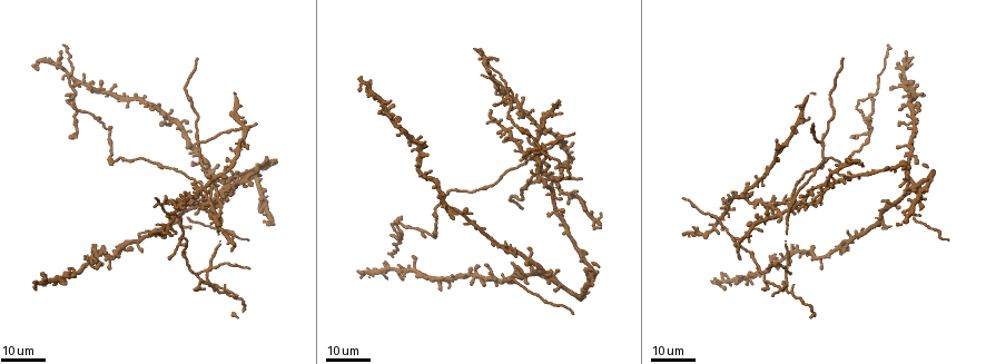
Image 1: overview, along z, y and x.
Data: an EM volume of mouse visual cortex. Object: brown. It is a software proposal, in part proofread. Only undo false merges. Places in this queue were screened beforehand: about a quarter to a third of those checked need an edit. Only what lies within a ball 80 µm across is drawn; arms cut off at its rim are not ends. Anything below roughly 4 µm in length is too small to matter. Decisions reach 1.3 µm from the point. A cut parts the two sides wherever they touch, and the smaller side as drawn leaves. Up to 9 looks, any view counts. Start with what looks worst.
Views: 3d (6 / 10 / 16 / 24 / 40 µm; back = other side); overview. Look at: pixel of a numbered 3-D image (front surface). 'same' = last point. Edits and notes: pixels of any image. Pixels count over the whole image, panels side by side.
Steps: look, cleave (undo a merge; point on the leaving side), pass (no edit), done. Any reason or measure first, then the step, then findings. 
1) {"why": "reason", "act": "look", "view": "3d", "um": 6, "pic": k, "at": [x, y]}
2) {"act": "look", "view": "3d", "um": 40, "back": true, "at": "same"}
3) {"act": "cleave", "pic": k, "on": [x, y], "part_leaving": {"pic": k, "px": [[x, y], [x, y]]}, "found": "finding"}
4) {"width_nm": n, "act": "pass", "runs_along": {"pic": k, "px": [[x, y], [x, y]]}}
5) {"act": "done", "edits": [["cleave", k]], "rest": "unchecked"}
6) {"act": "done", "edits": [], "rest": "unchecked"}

{"why": "a fork", "act": "look", "view": "3d", "um": 24, "pic": 1, "at": [788, 213]}

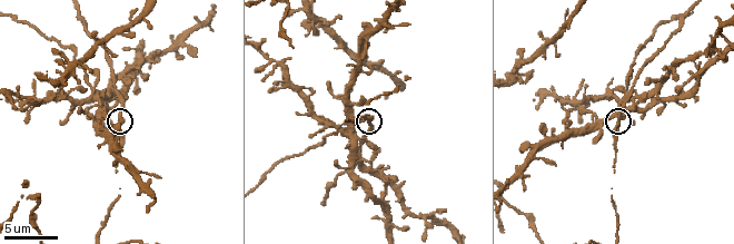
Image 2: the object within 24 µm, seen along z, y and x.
{"why": "closer look", "act": "look", "view": "3d", "um": 6, "pic": 2, "at": [617, 125]}

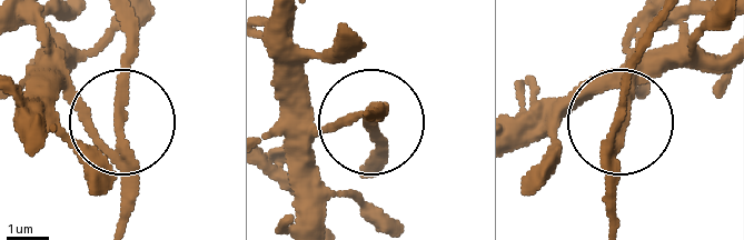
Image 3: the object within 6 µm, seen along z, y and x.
{"act": "look", "view": "3d", "um": 6, "back": true, "pic": 3, "at": [613, 126]}

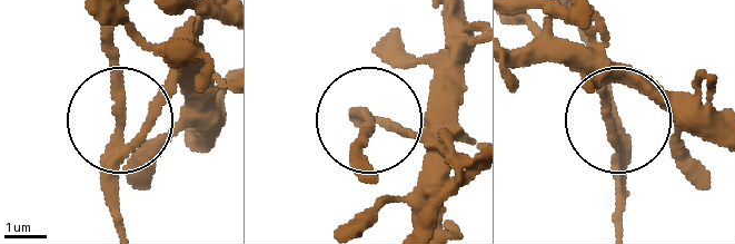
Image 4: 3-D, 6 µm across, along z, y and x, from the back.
{"arms": 3, "act": "cleave", "pic": 4, "on": [122, 97], "found": "two neurons meet here"}

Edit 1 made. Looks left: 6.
{"why": "looks like a crossing", "act": "look", "view": "3d", "um": 24, "pic": 1, "at": [541, 150]}

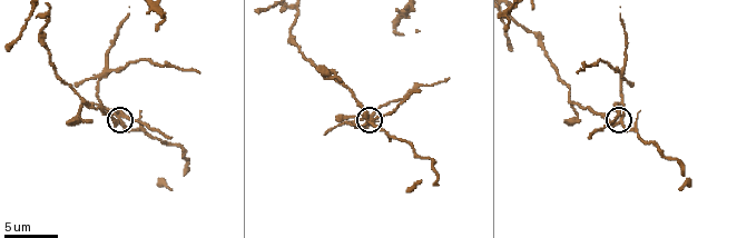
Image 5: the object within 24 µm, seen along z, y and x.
{"why": "zoom in", "act": "look", "view": "3d", "um": 10, "pic": 5, "at": [367, 119]}

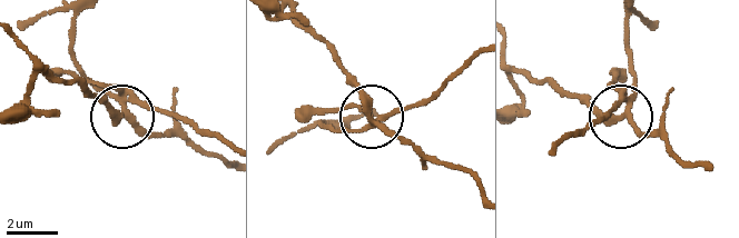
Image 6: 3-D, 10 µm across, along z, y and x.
{"width_nm": 250, "act": "cleave", "pic": 6, "on": [97, 81], "part_leaving": {"pic": 6, "px": [[122, 103], [134, 99], [185, 116], [223, 144]]}, "found": "a second neuron is stuck on"}

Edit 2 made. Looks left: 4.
{"act": "look", "view": "3d", "um": 16, "pic": 1, "at": [873, 99]}

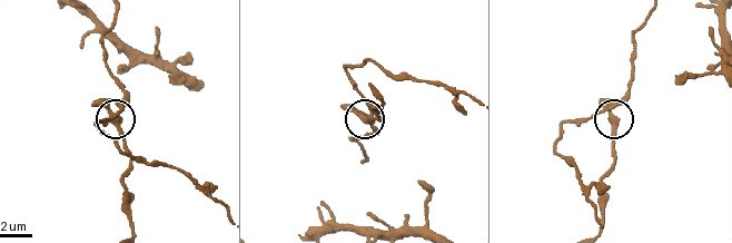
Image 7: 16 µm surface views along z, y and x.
{"act": "look", "view": "3d", "um": 6, "pic": 7, "at": [363, 114]}

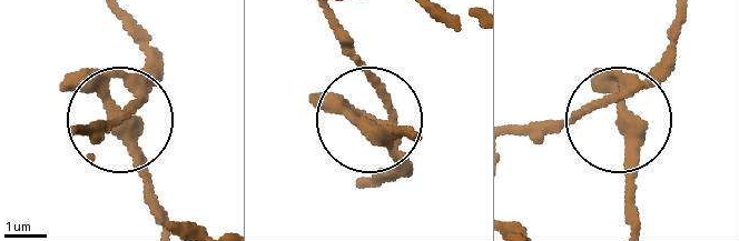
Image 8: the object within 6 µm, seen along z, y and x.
{"arms": 4, "act": "cleave", "pic": 8, "on": [124, 132], "part_leaving": {"pic": 8, "px": [[100, 86], [157, 220]]}, "found": "two neurons meet here"}

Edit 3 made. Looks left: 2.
{"why": "two arms in line, one across", "act": "look", "view": "3d", "um": 6, "pic": 5, "at": [359, 121]}

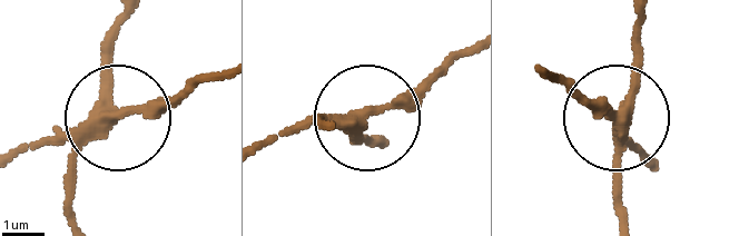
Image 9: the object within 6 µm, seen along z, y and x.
{"arms": 3, "act": "cleave", "pic": 9, "on": [154, 101], "part_leaving": {"pic": 9, "px": [[101, 120], [173, 106], [215, 78]]}, "found": "two neurons meet here"}

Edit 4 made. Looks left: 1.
{"act": "done", "edits": [["cleave", 4], ["cleave", 6], ["cleave", 8], ["cleave", 9]], "rest": "unchecked"}

